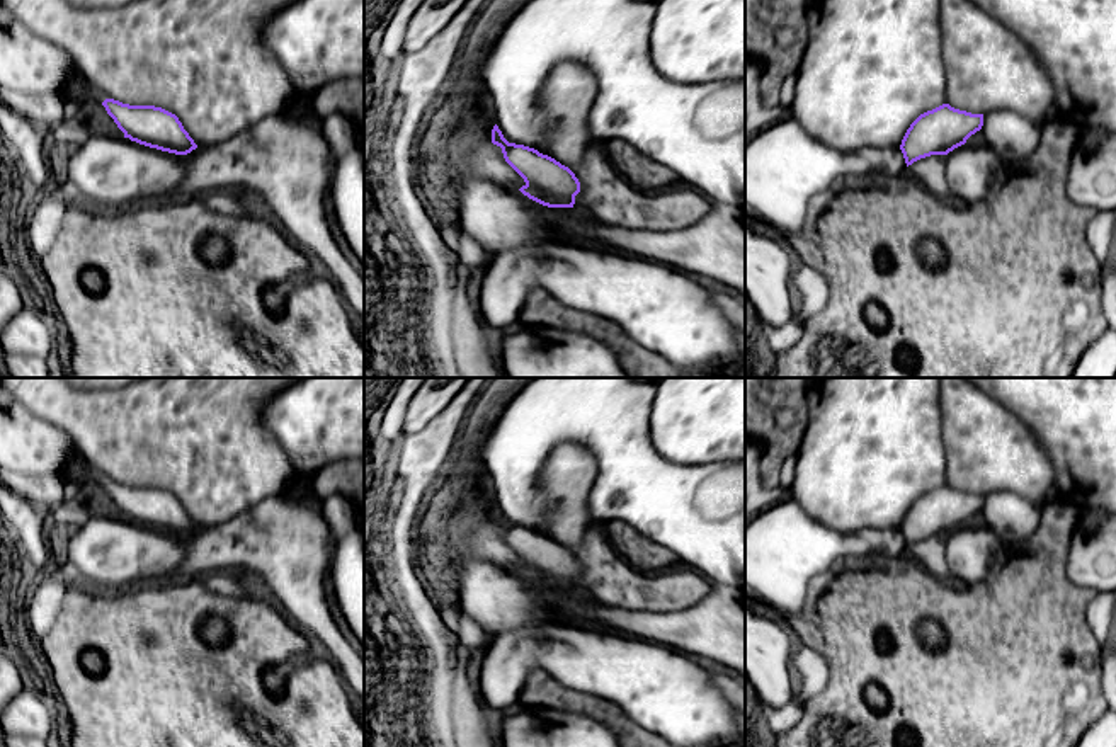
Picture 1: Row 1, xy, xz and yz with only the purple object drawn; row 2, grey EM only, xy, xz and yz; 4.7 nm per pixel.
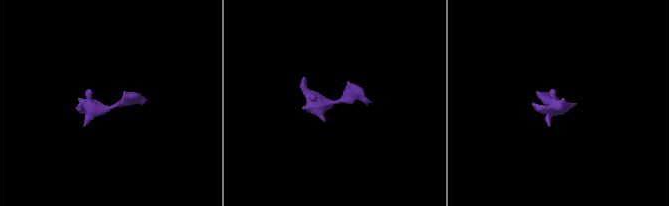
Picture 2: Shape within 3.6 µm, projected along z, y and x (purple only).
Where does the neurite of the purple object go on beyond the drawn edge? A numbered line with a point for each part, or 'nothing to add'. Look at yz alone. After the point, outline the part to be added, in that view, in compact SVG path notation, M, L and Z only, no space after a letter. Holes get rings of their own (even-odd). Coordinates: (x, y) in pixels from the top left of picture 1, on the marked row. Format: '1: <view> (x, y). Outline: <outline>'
nothing to add

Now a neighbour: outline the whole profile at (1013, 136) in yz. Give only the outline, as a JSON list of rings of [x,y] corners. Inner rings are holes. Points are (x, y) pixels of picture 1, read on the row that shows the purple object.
[[[1011,109],[983,114],[980,131],[1002,163],[1019,163],[1031,157],[1039,148],[1043,136],[1041,126]]]

